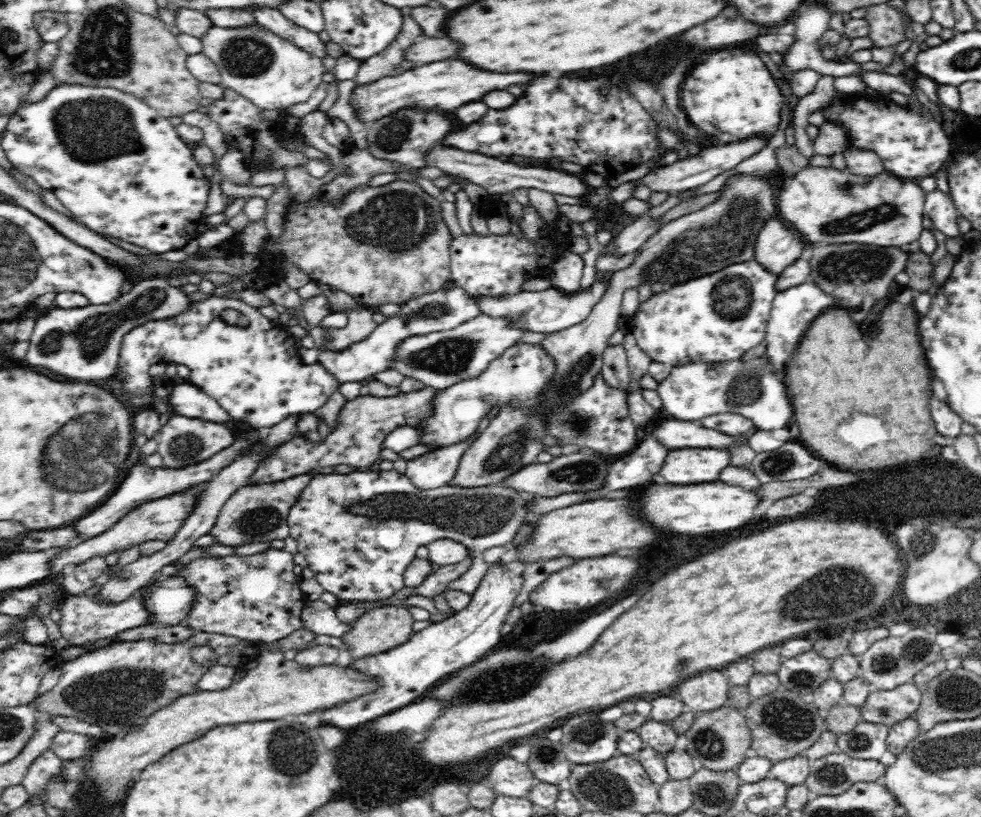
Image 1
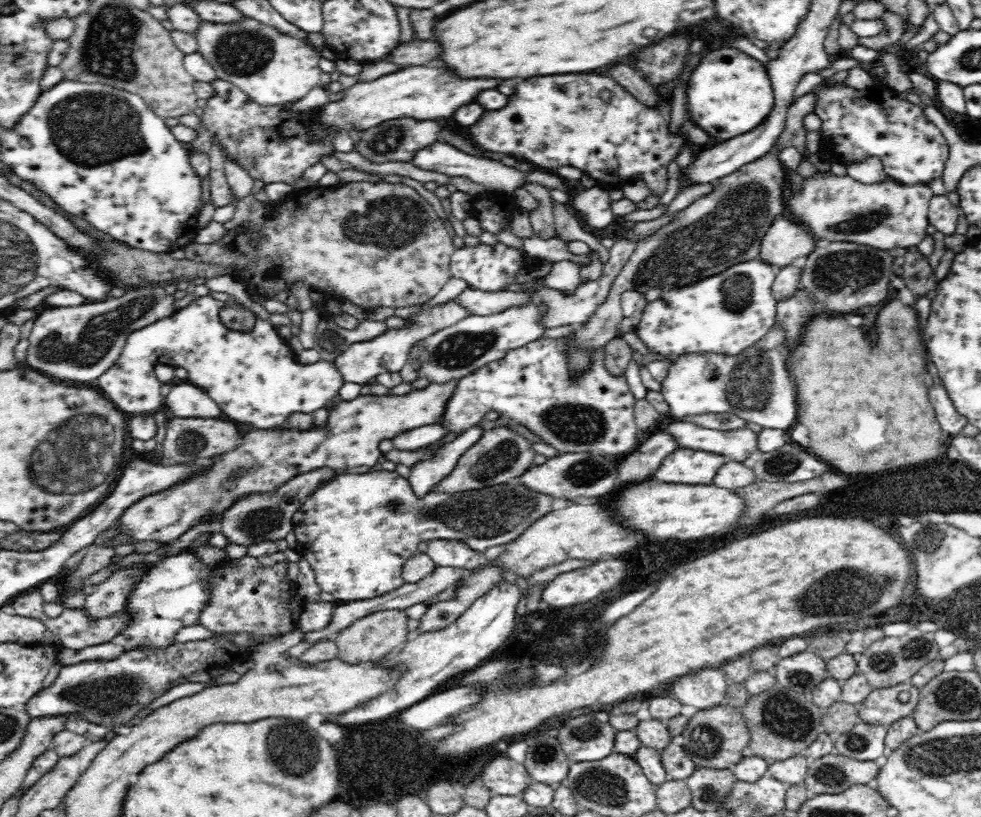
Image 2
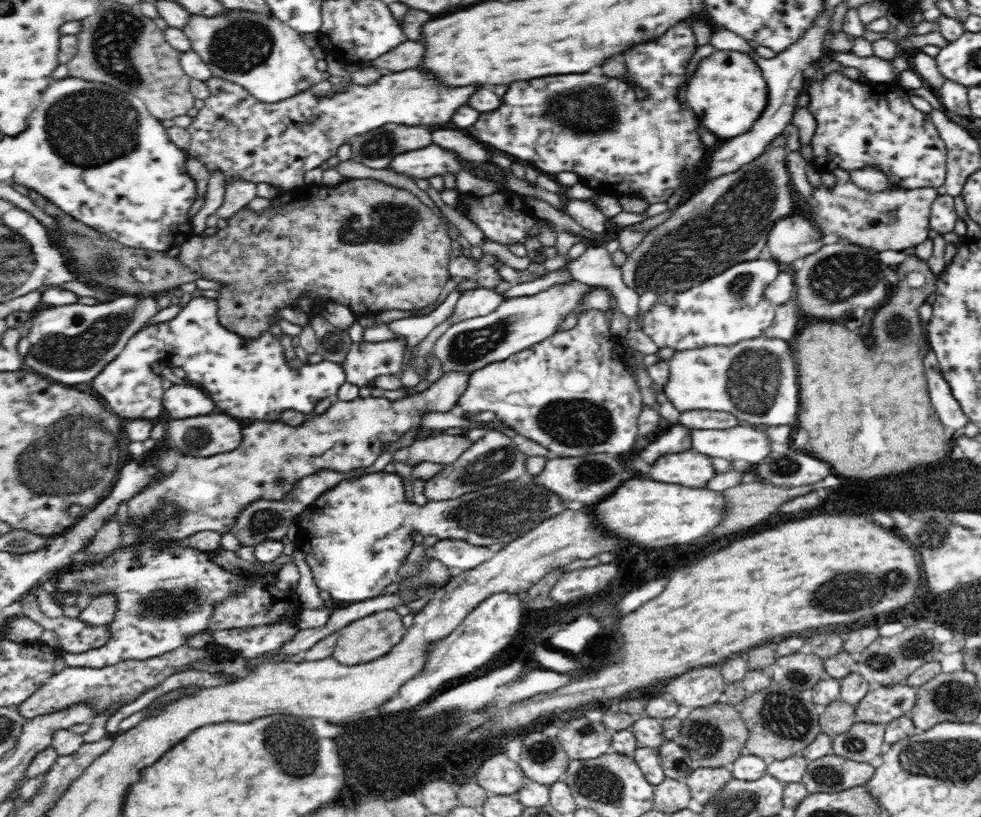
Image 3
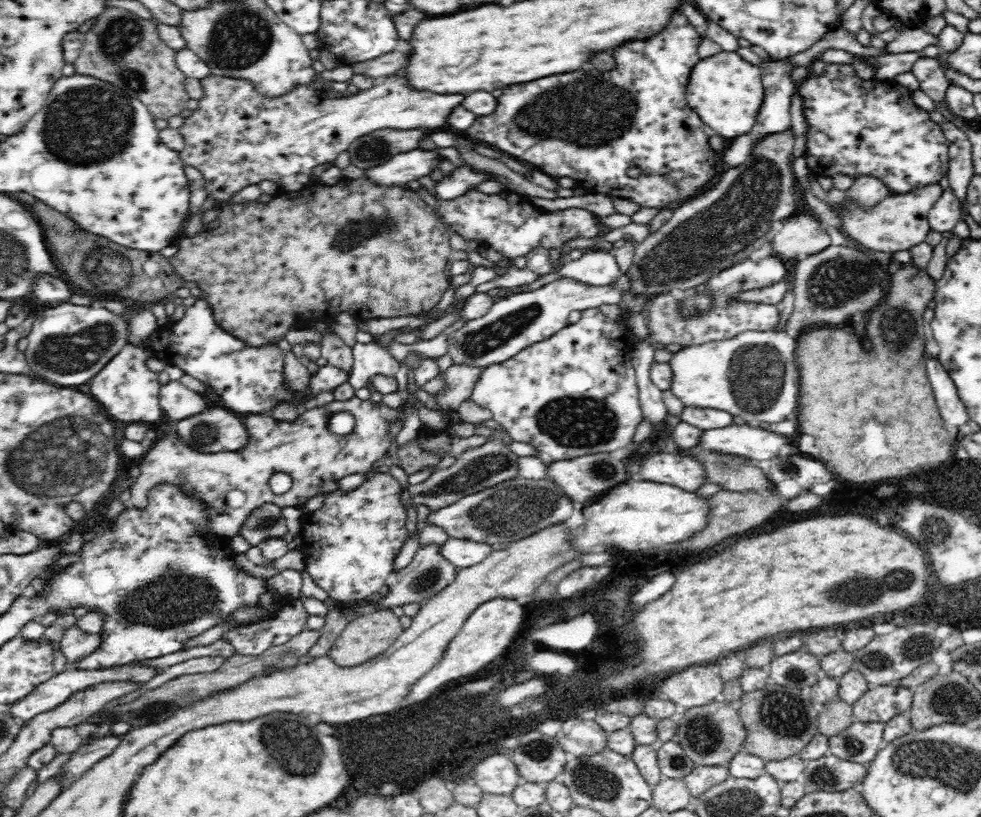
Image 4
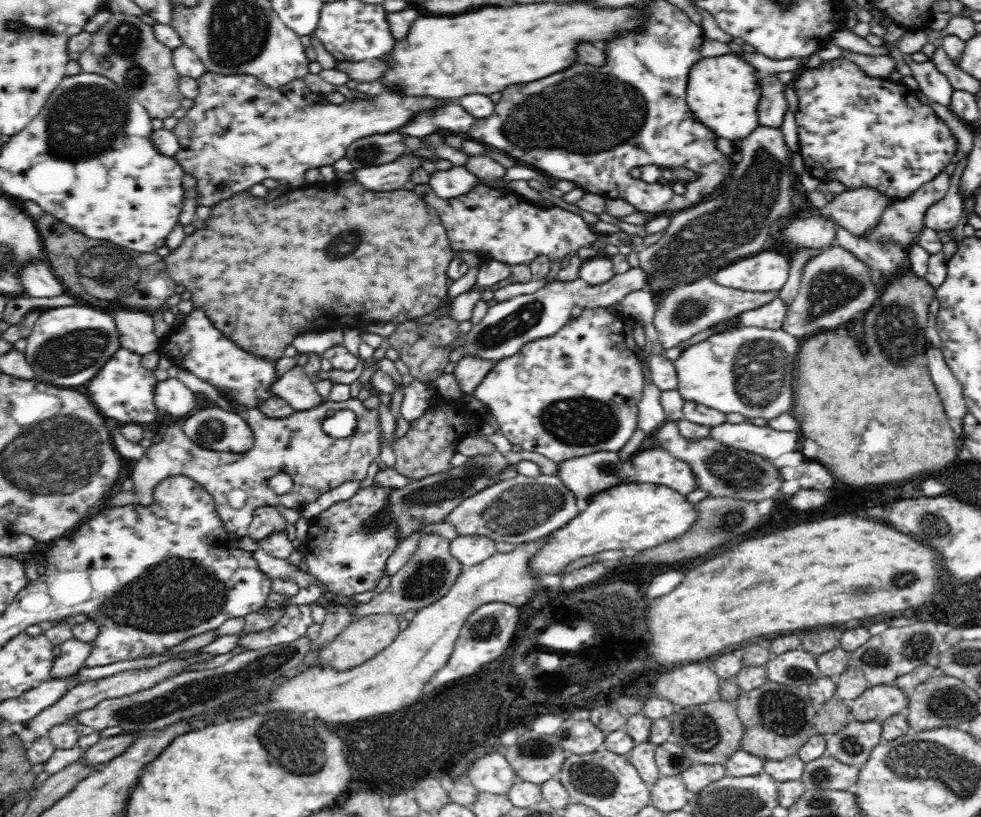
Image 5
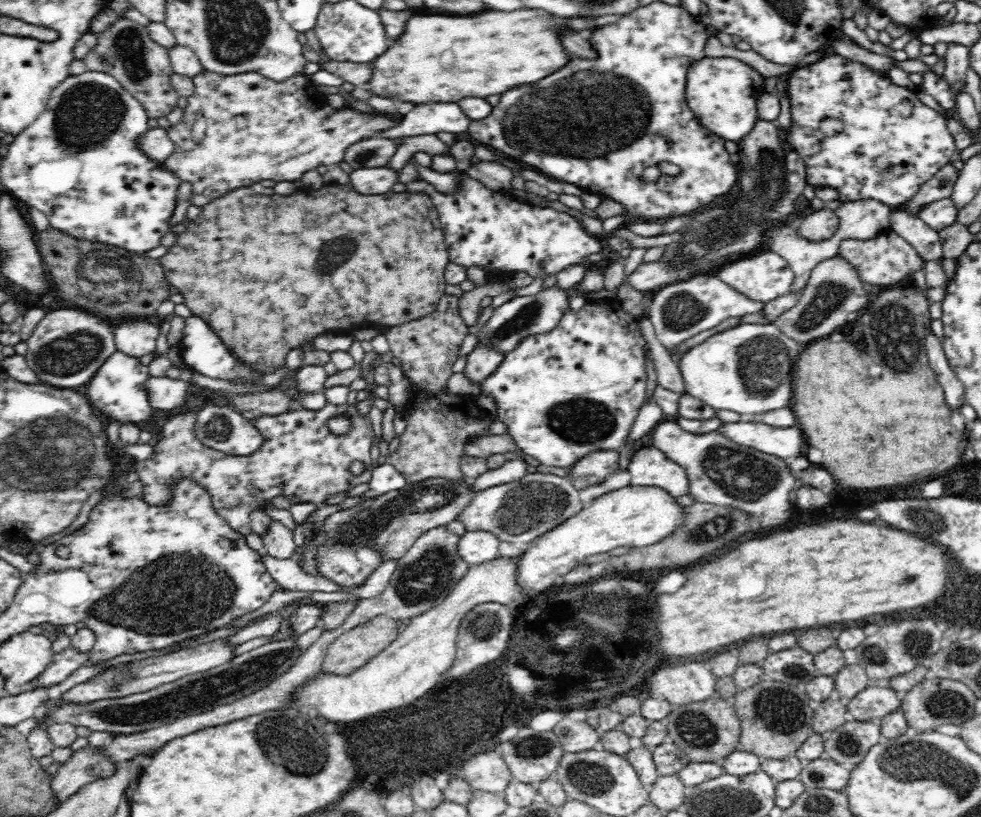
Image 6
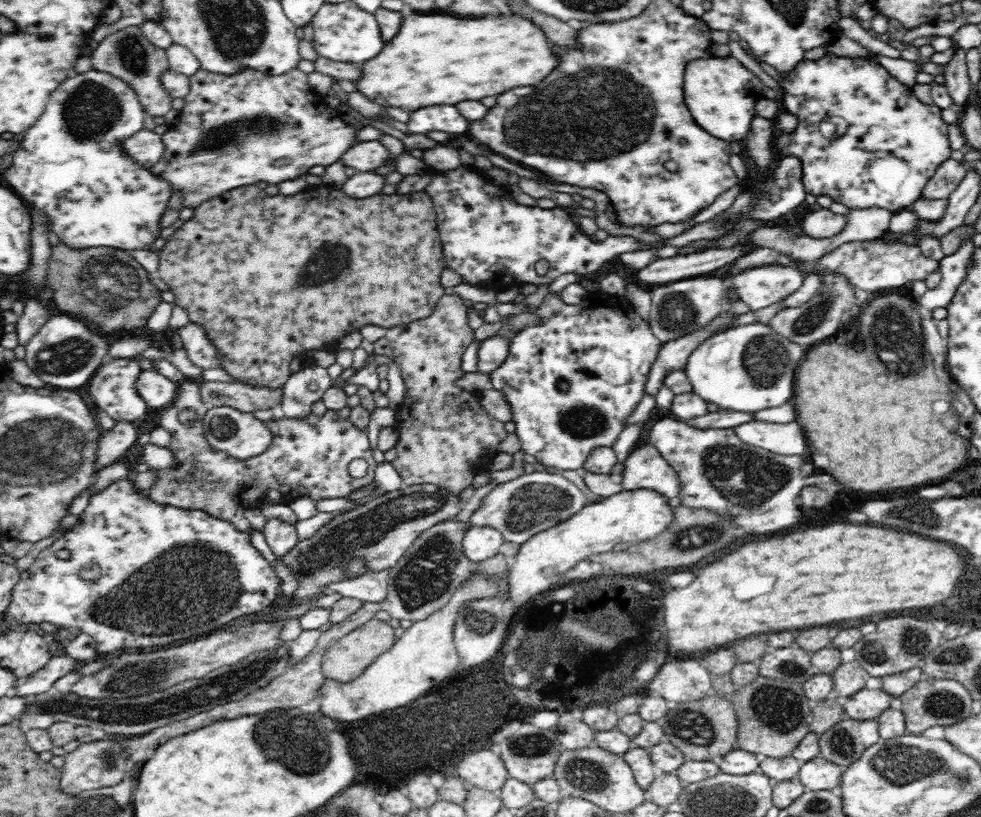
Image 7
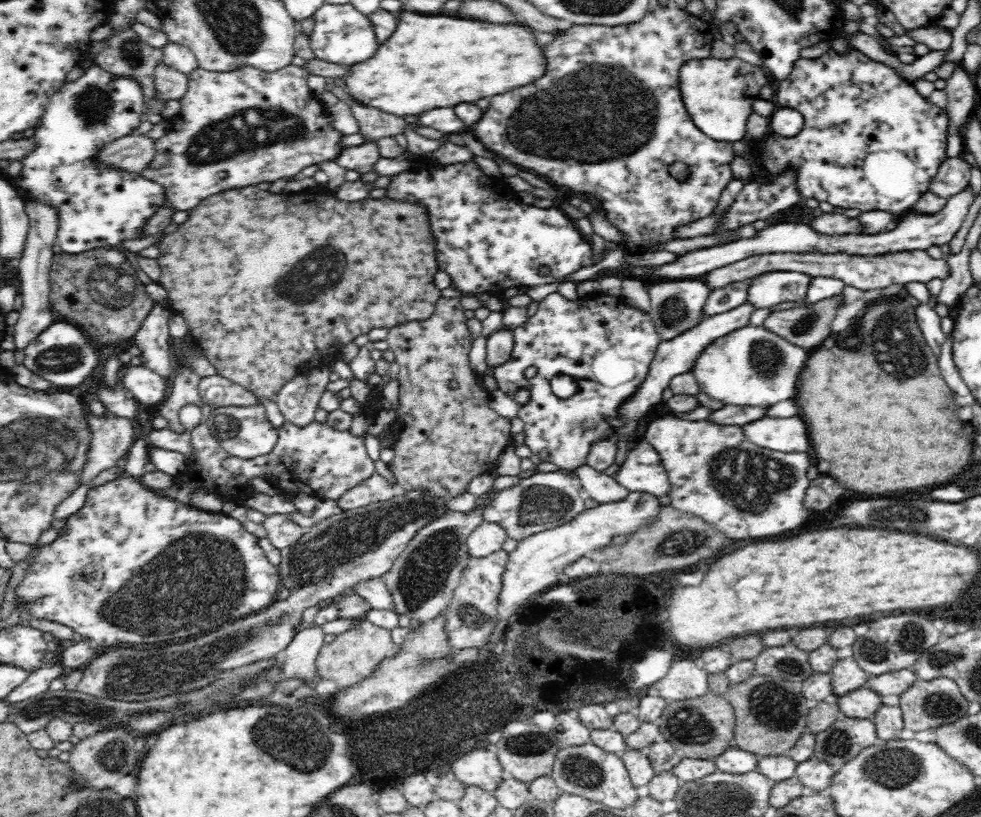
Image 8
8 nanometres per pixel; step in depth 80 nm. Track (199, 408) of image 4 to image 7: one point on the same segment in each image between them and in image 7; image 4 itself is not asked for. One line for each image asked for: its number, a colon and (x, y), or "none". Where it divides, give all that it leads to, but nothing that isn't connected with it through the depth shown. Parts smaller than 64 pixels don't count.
5: (171, 395)
6: (164, 393)
7: (155, 389)

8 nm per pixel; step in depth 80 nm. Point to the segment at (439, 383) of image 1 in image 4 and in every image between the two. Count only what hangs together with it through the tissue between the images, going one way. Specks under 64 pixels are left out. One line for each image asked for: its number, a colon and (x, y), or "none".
2: (453, 352)
3: (518, 323)
4: (514, 322)

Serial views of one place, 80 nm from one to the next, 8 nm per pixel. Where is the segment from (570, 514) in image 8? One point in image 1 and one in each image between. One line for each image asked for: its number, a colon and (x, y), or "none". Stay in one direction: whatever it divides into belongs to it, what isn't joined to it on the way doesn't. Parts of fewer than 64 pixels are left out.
1: (358, 532)
2: (357, 530)
3: (355, 535)
4: (508, 512)
5: (521, 510)
6: (520, 511)
7: (522, 507)

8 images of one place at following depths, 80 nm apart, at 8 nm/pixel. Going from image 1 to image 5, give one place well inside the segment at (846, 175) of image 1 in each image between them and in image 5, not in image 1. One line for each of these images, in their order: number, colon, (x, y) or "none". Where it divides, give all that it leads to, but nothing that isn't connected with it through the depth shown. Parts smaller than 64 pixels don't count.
2: (886, 215)
3: (896, 219)
4: (899, 222)
5: (901, 221)

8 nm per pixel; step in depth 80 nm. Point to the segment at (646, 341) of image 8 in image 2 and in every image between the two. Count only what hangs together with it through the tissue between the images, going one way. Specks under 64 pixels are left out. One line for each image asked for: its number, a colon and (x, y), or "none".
2: (591, 410)
3: (572, 393)
4: (575, 393)
5: (574, 393)
6: (578, 388)
7: (605, 358)

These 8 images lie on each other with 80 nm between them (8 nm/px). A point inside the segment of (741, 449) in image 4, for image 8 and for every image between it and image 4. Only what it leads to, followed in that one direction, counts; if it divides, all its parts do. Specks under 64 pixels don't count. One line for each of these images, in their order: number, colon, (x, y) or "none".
5: (757, 437)
6: (782, 442)
7: (780, 438)
8: (788, 435)

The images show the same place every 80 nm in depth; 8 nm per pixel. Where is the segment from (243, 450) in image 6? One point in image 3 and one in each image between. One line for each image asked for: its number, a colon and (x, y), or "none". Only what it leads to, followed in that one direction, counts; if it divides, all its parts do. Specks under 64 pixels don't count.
3: (204, 435)
4: (215, 430)
5: (213, 428)

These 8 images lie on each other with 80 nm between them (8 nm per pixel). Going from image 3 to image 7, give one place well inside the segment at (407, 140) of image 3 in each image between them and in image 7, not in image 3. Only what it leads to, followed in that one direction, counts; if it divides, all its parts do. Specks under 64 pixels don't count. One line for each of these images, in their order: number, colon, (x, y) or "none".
4: (371, 150)
5: (378, 149)
6: (373, 152)
7: (366, 156)

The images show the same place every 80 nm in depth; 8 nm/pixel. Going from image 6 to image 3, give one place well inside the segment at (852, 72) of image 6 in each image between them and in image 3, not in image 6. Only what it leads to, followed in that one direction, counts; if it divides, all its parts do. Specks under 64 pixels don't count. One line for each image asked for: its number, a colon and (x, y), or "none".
3: (859, 125)
4: (856, 127)
5: (863, 131)

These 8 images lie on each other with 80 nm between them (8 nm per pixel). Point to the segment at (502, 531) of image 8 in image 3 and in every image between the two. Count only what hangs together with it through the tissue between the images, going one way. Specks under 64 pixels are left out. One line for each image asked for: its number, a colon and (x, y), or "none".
3: (454, 553)
4: (463, 553)
5: (470, 549)
6: (476, 546)
7: (481, 542)

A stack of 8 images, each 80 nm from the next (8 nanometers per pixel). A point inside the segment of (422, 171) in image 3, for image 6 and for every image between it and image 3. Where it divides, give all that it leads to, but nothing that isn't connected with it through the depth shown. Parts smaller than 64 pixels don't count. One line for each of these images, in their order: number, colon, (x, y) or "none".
4: (400, 169)
5: (390, 176)
6: (368, 182)

